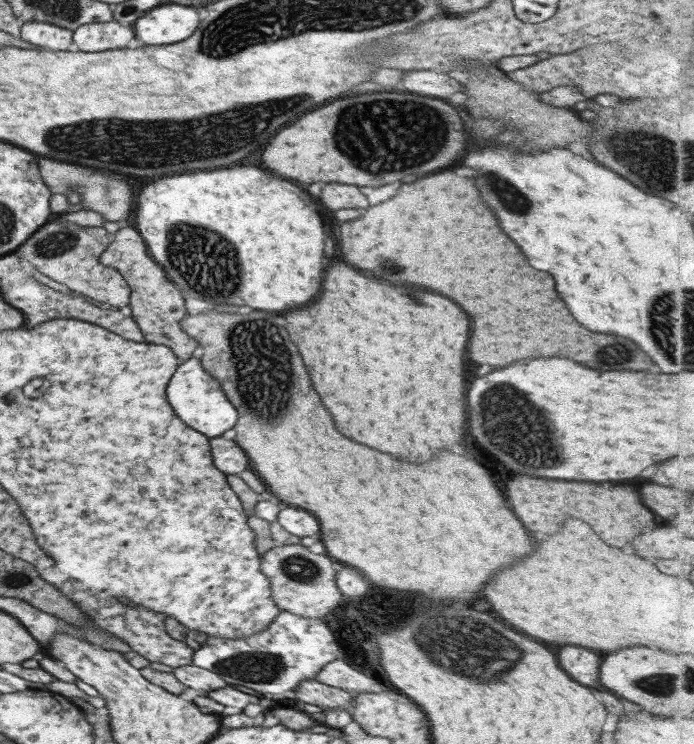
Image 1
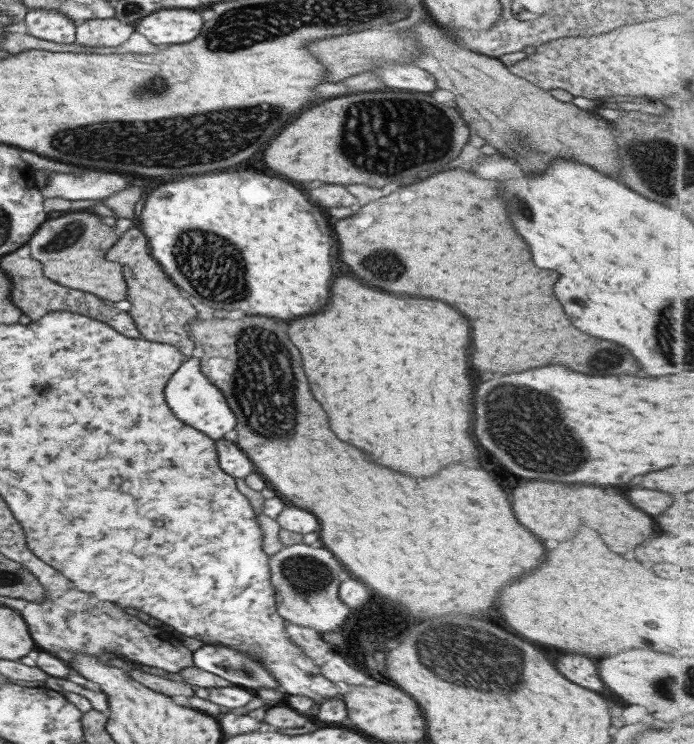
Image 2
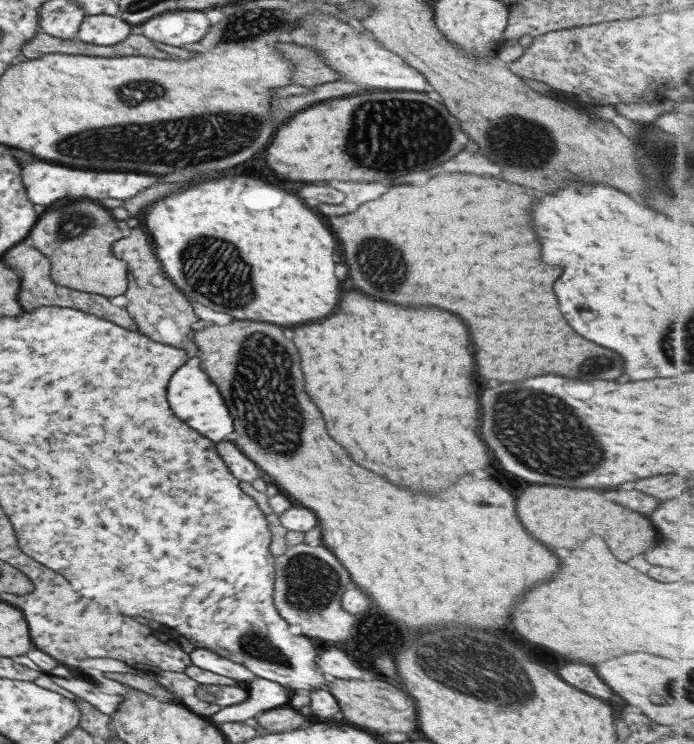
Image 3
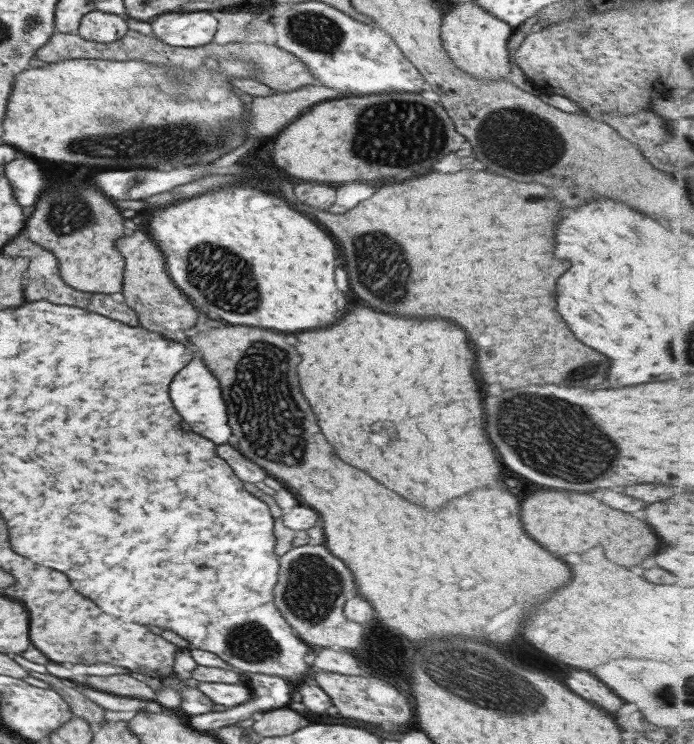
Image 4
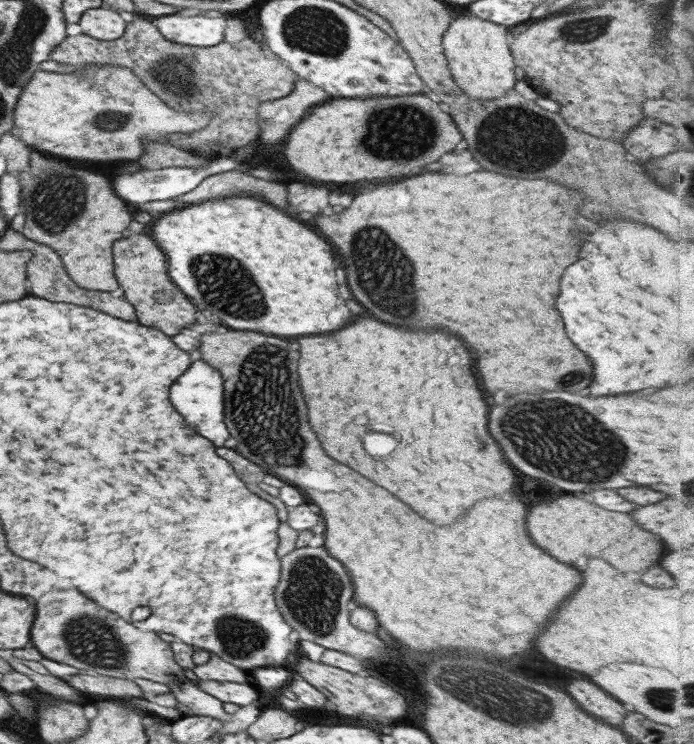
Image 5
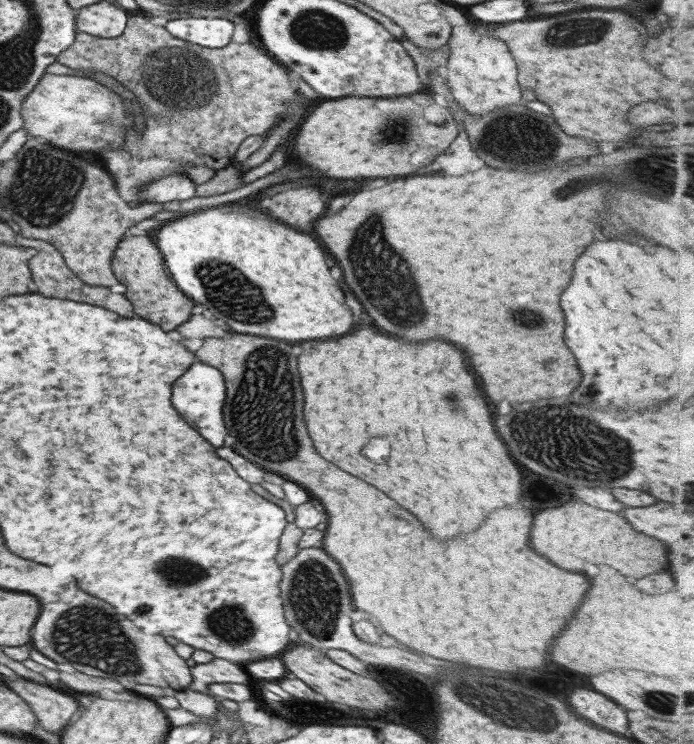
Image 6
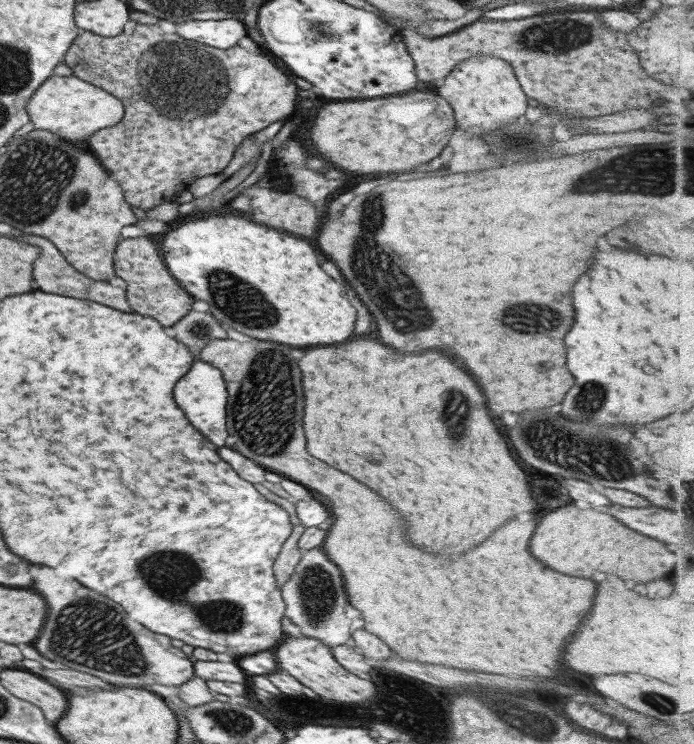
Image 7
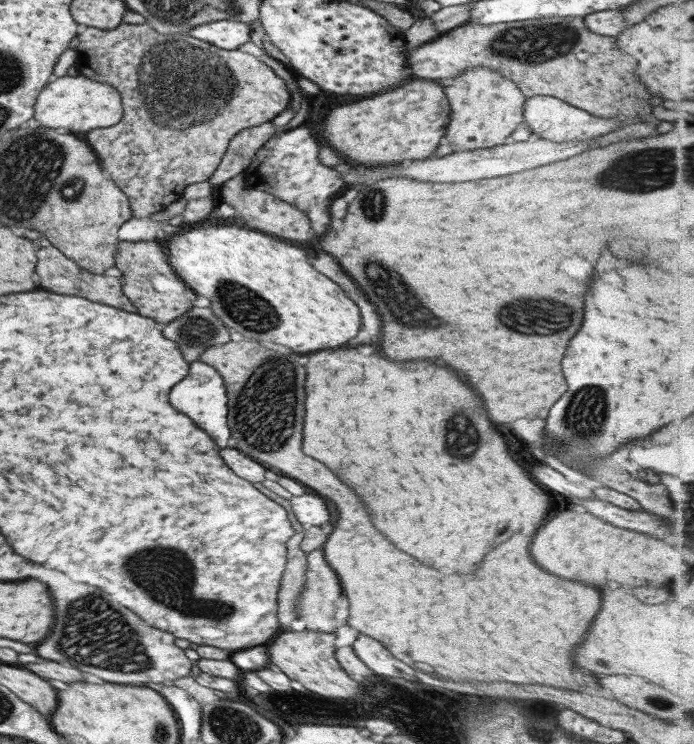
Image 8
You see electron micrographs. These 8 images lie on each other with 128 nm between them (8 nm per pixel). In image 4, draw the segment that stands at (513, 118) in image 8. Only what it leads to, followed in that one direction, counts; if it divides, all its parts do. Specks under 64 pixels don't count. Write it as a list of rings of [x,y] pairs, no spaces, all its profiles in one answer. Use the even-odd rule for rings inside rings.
[[[471,1],[451,3],[441,19],[440,38],[443,49],[461,71],[491,80],[508,77],[507,41],[513,32],[514,28]]]

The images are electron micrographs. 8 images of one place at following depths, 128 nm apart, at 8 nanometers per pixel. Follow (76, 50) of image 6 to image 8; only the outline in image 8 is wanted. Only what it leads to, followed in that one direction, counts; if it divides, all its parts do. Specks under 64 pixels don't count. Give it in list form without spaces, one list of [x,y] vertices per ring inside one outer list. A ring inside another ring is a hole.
[[[121,22],[113,30],[99,30],[93,27],[86,27],[83,32],[77,35],[79,43],[75,47],[76,58],[73,66],[78,71],[78,75],[84,78],[94,80],[108,86],[111,86],[120,95],[120,104],[122,105],[122,117],[117,124],[107,128],[97,128],[86,132],[85,140],[91,146],[101,168],[109,174],[109,178],[117,184],[117,187],[123,190],[123,194],[129,200],[131,206],[131,216],[135,218],[147,217],[157,211],[163,210],[168,204],[179,200],[182,196],[182,190],[190,184],[207,181],[207,178],[215,172],[221,156],[227,150],[227,144],[231,138],[238,134],[239,130],[245,130],[251,126],[259,126],[263,122],[269,122],[274,116],[277,116],[281,110],[289,107],[291,93],[287,91],[287,86],[283,79],[276,76],[273,70],[259,61],[253,55],[243,53],[239,49],[221,50],[216,46],[197,40],[186,33],[159,34],[151,29],[147,23],[143,24],[125,24]]]

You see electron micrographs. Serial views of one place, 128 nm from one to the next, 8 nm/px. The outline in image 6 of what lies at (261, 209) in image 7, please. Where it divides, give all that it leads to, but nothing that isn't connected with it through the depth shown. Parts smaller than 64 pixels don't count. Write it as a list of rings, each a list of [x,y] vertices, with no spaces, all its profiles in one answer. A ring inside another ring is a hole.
[[[295,186],[276,193],[267,198],[264,206],[267,209],[267,215],[271,218],[297,226],[299,230],[305,228],[305,226],[299,226],[299,220],[309,220],[313,224],[315,218],[323,216],[323,208],[325,208],[319,190],[311,186],[303,186],[303,188]]]

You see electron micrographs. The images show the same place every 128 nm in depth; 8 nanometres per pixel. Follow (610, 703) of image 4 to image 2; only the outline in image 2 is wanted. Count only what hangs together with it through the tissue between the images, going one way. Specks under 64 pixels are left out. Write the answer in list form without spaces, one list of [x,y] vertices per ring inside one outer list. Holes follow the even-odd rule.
[[[565,654],[559,658],[559,662],[555,664],[555,668],[569,680],[575,682],[587,690],[595,690],[599,692],[603,688],[599,676],[597,676],[597,668],[595,662],[579,656],[579,654]]]

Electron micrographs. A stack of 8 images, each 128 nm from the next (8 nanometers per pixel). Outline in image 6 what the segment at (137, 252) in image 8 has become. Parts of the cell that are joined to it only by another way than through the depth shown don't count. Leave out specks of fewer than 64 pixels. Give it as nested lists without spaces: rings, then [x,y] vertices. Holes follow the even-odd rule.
[[[139,235],[121,240],[115,248],[115,260],[111,260],[111,264],[111,272],[115,270],[113,276],[127,288],[124,297],[133,304],[133,312],[139,318],[157,324],[163,332],[176,330],[179,324],[189,318],[193,302],[177,290],[177,286],[164,268],[164,260],[159,249],[148,237]]]

